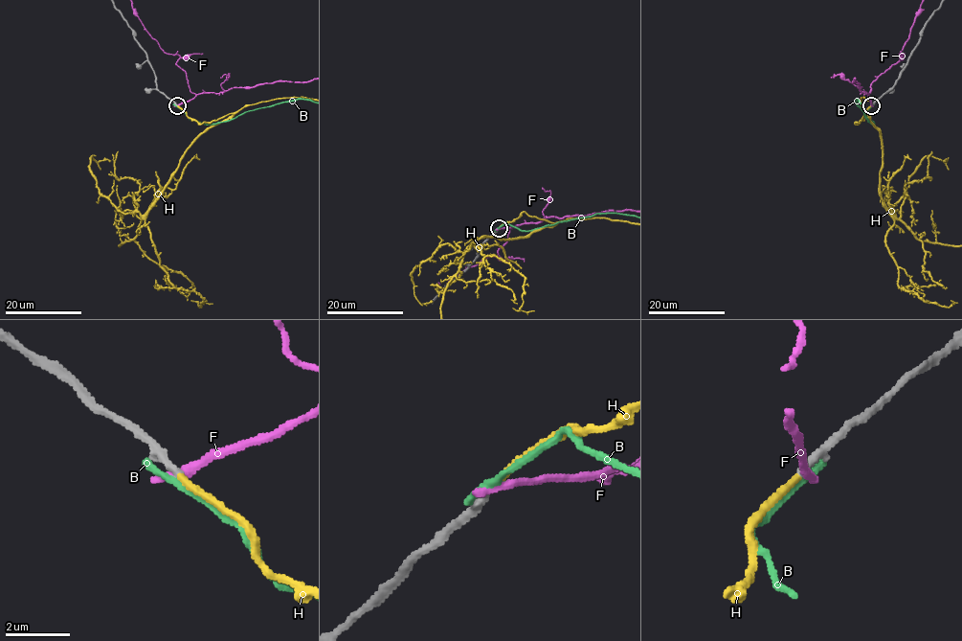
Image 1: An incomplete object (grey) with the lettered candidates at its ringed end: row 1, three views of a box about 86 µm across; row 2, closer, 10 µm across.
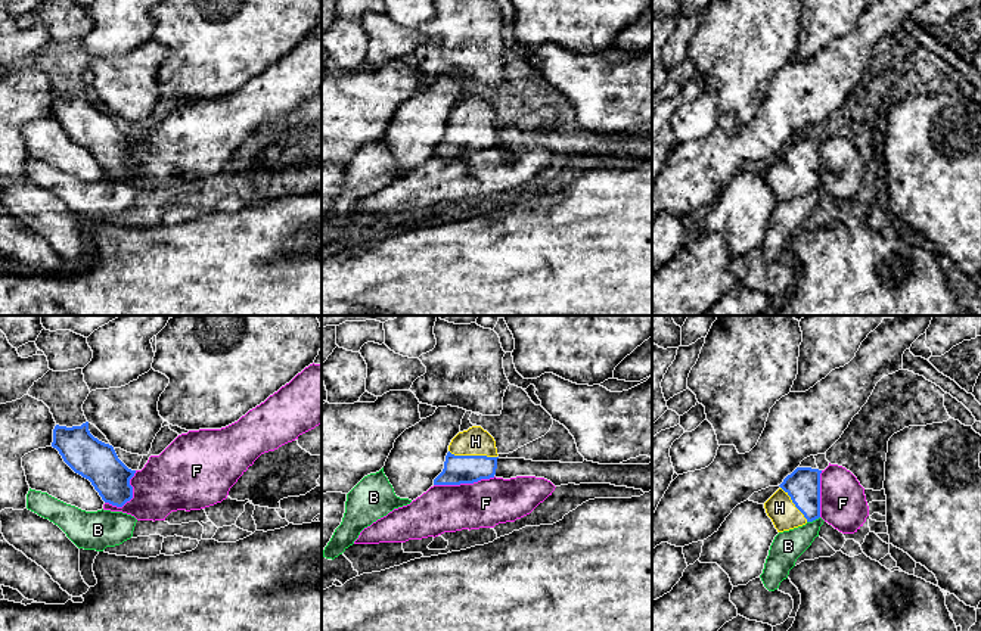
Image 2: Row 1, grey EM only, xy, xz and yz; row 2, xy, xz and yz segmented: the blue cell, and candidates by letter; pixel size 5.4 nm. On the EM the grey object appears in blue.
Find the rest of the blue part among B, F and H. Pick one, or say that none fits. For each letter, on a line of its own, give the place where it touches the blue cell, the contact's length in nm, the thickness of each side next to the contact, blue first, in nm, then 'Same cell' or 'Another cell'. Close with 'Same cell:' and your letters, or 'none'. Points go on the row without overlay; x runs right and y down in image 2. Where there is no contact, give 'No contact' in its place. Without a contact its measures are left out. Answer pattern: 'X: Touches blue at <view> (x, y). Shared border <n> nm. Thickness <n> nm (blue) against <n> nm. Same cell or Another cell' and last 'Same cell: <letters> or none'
B: Touches blue at yz (813, 189). Shared border 80 nm. Thickness 190 nm (blue) against 170 nm. Another cell
F: Touches blue at xz (463, 152). Shared border 340 nm. Thickness 160 nm (blue) against 260 nm. Another cell
H: Touches blue at xz (472, 126). Shared border 260 nm. Thickness 160 nm (blue) against 160 nm. Same cell
Same cell: H

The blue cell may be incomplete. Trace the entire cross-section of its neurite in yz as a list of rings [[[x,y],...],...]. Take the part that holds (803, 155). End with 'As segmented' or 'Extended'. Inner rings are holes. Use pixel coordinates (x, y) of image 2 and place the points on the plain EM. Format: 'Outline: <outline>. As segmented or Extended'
Outline: [[[797,137],[764,172],[777,202],[789,201],[820,187],[819,139]]]. Extended

